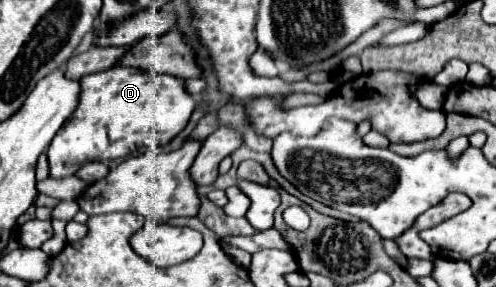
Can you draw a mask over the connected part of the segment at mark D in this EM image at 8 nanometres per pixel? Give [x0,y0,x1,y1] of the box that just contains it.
[47,68,195,178]

